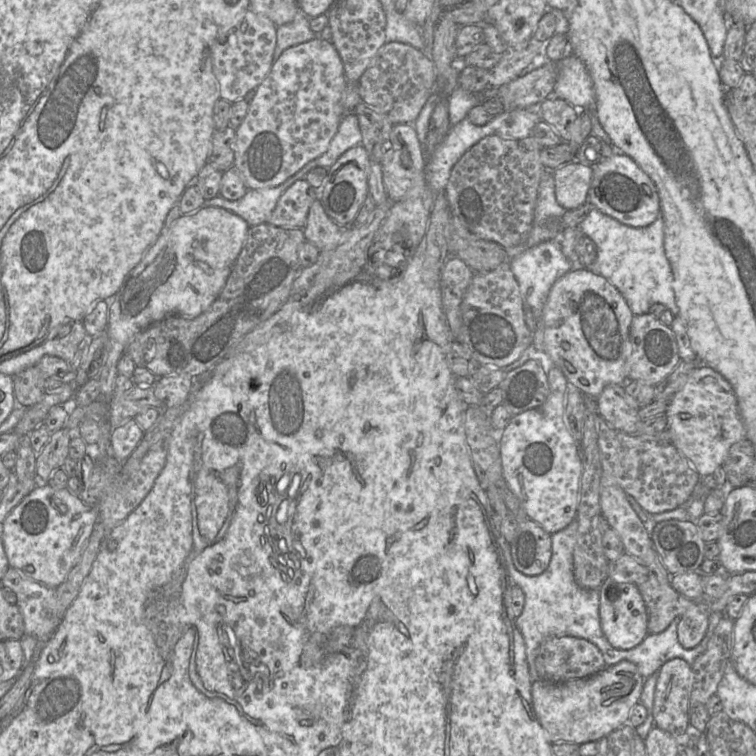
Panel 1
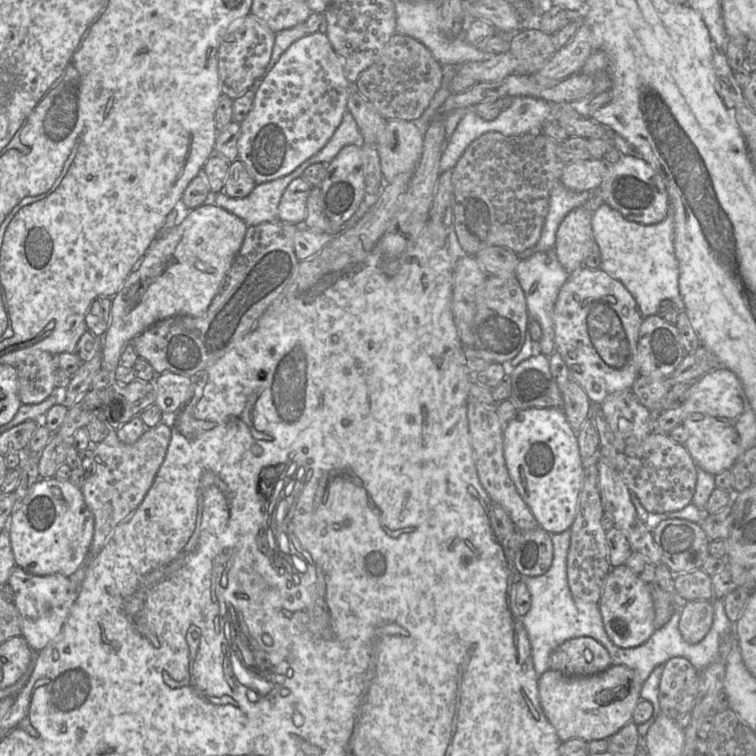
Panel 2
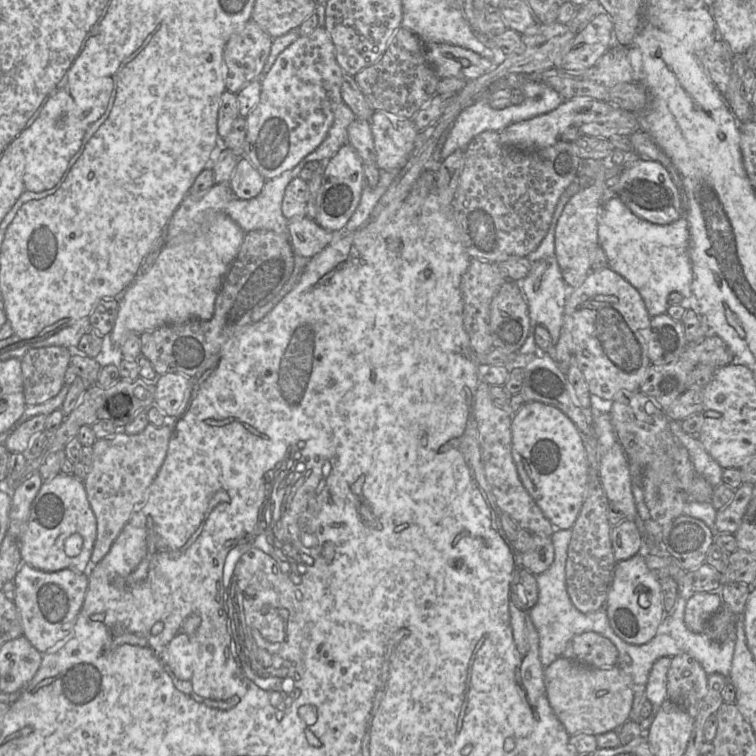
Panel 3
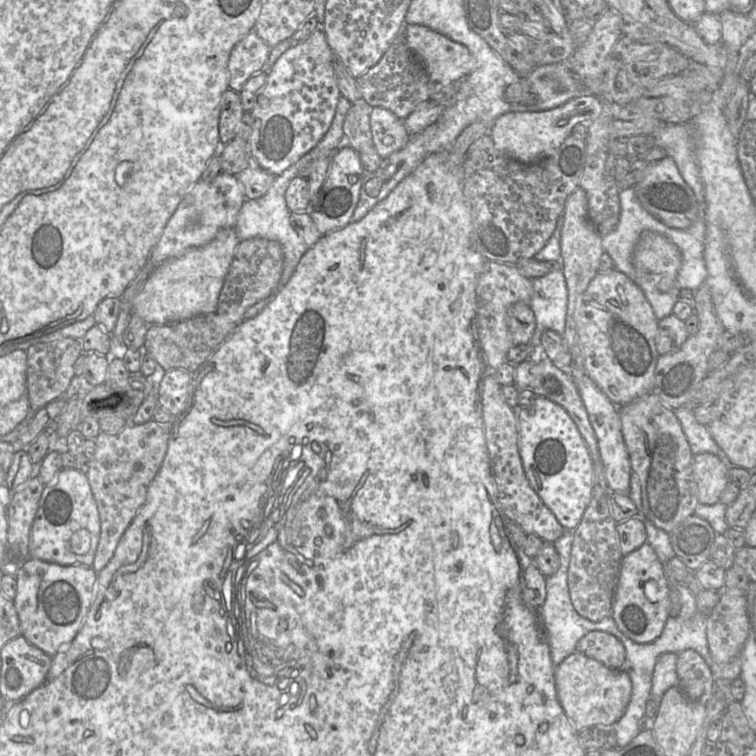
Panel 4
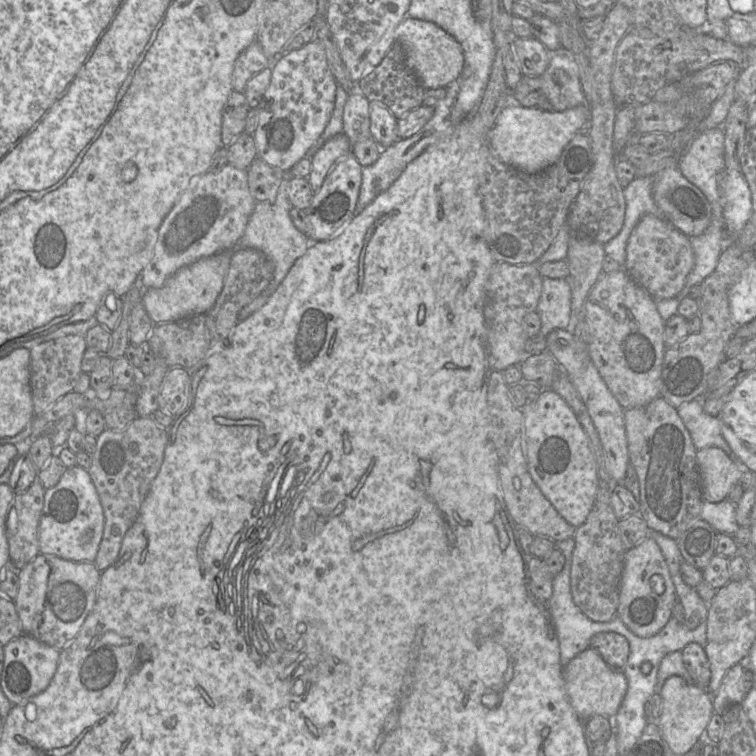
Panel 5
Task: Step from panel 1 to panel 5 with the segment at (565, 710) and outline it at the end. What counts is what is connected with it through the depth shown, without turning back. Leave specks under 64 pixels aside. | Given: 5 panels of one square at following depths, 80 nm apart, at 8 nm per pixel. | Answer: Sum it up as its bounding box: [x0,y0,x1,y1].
[561,647,627,721]

